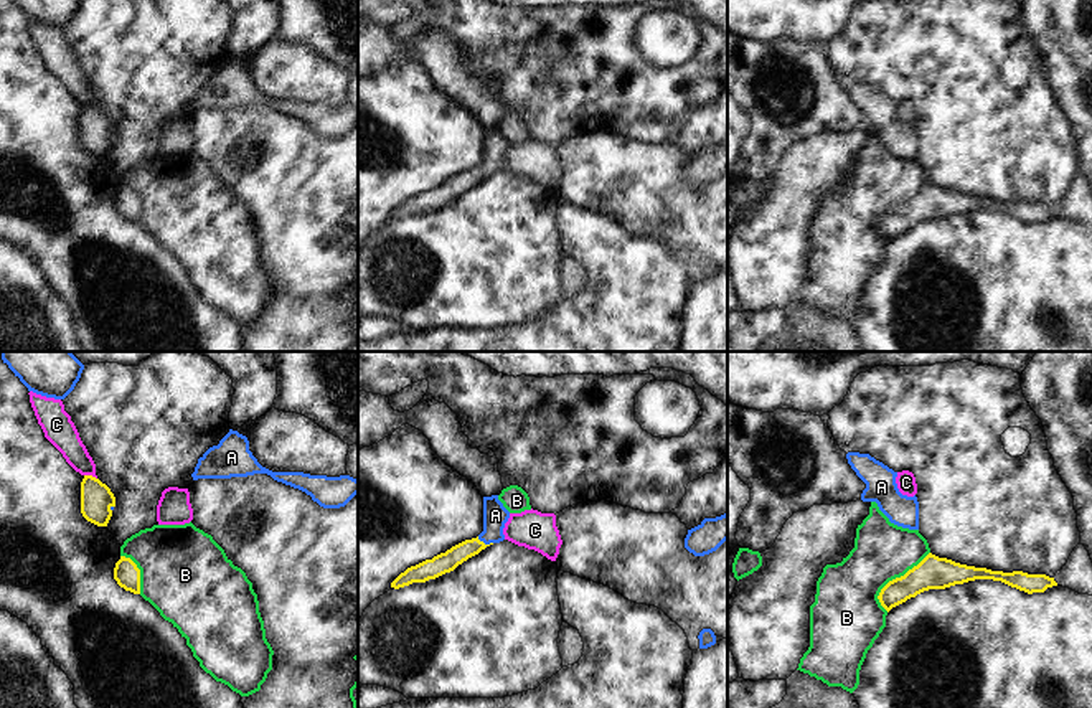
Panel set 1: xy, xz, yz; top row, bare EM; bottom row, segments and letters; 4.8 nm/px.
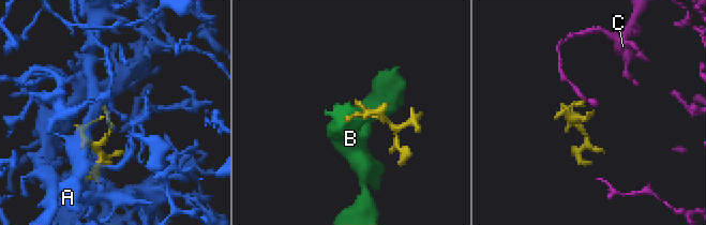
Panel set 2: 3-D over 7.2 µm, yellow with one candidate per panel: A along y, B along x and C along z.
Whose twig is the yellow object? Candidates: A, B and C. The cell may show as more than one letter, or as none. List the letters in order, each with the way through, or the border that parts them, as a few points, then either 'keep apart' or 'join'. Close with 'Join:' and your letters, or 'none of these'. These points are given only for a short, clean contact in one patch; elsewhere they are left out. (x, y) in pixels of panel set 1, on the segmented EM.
A: way xz (447, 561), (464, 550), (484, 543), (492, 532), (495, 515); join
B: keep apart
C: border xy (84, 474), (91, 474), (96, 479); keep apart
Join: A

